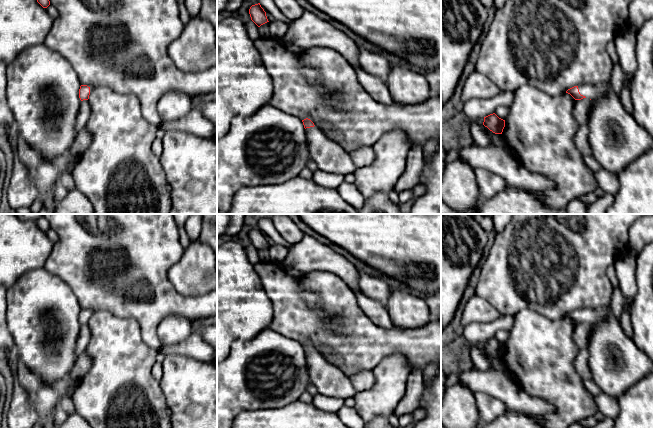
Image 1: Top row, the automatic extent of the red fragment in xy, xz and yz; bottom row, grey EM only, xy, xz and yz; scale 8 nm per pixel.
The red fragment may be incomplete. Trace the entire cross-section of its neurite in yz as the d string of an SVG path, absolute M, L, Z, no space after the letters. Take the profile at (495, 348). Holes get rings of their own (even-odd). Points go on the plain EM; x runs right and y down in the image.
M493 337L484 341L483 349L495 358L502 358L505 351L505 344Z

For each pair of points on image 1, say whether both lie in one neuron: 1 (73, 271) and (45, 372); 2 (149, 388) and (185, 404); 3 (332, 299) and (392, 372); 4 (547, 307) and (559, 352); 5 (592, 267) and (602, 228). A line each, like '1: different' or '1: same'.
1: different
2: different
3: different
4: different
5: same

